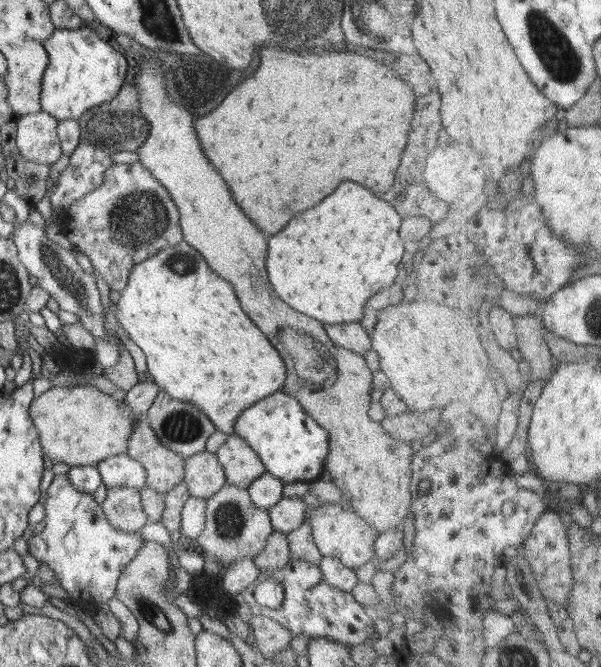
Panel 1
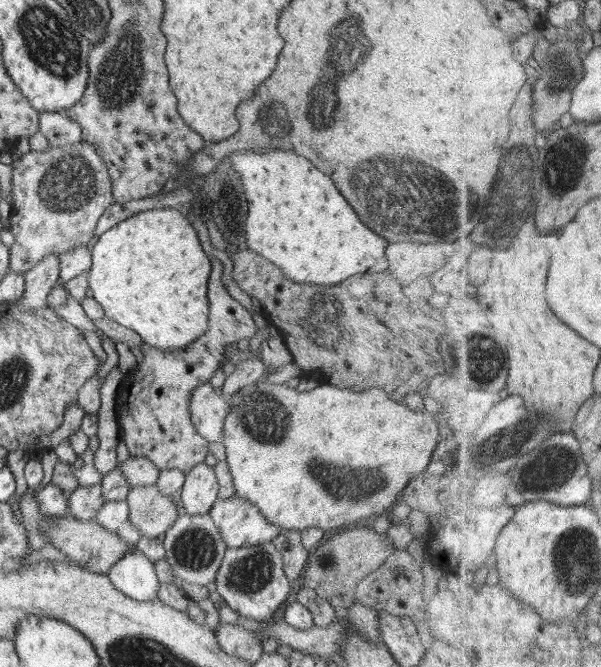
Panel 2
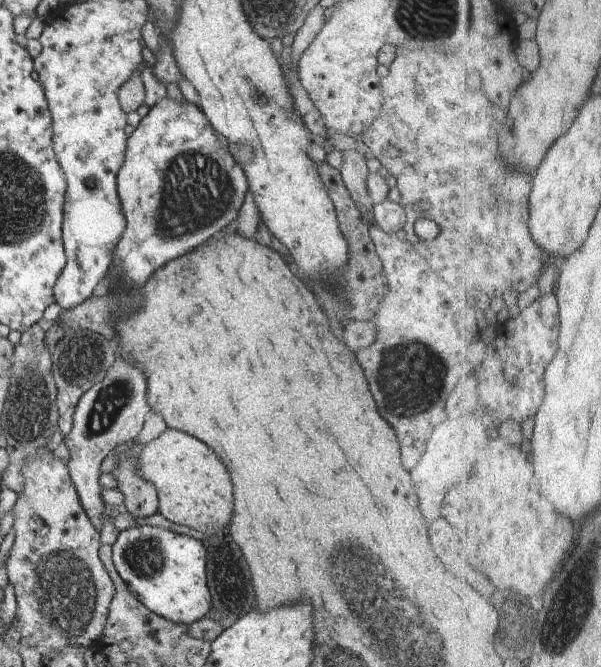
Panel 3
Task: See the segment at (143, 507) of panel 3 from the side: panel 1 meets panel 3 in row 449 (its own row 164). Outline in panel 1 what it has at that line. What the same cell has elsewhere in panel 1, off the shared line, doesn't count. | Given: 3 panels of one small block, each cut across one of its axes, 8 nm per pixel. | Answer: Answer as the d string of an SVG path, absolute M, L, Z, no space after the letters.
M141 162L115 163L104 174L104 182L71 204L61 215L61 230L68 228L66 238L86 255L110 289L123 290L128 285L131 269L143 260L155 256L159 251L176 247L183 241L179 223L179 210L170 193L152 176Z

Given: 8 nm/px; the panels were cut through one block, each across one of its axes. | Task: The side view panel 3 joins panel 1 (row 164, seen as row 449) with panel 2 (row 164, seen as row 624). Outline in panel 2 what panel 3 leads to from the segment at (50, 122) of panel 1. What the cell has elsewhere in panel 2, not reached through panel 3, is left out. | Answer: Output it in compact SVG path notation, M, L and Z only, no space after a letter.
M81 139L81 141L77 142L76 144L68 144L64 146L50 146L44 153L42 151L35 151L32 149L27 154L22 155L21 158L15 160L12 174L14 201L12 204L12 216L10 219L10 231L12 231L12 234L14 235L14 244L11 248L9 248L10 260L8 274L24 274L36 266L36 264L41 262L42 259L46 258L46 256L52 253L54 253L56 257L59 257L62 255L62 253L70 249L86 245L88 242L90 242L90 240L92 240L92 237L94 237L96 225L98 224L100 217L104 214L104 211L112 203L116 202L112 196L113 184L106 163L99 155L97 146L95 146L95 144L91 144L91 142L87 142L87 140Z

